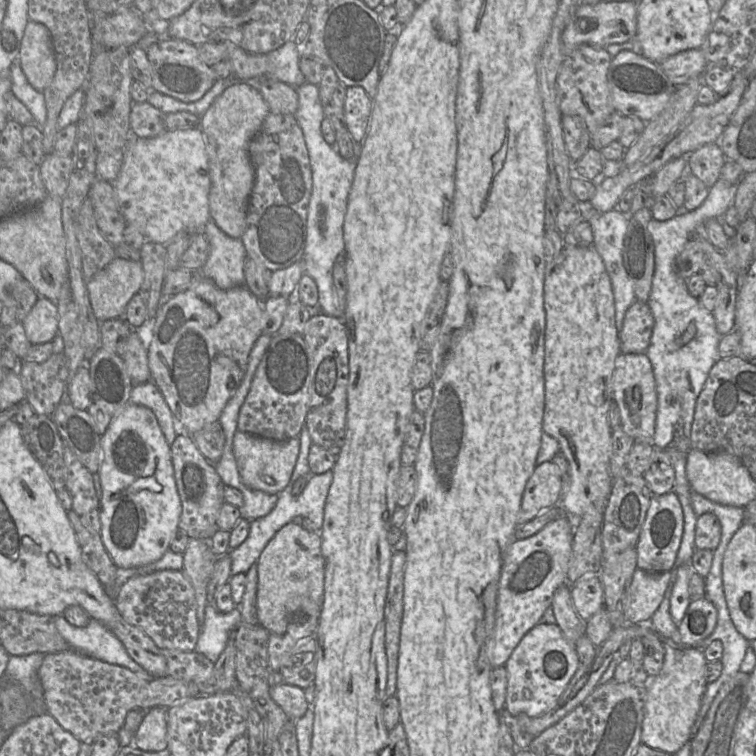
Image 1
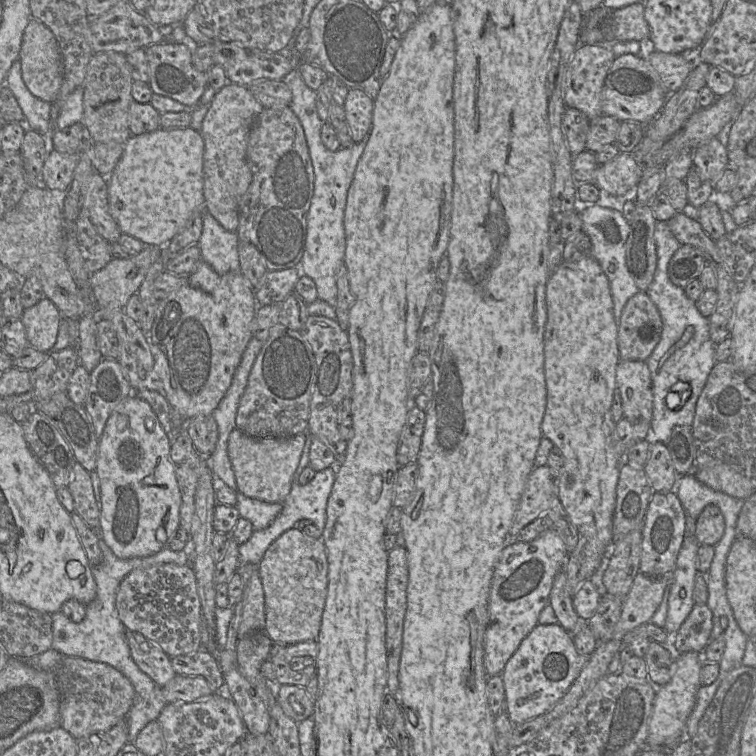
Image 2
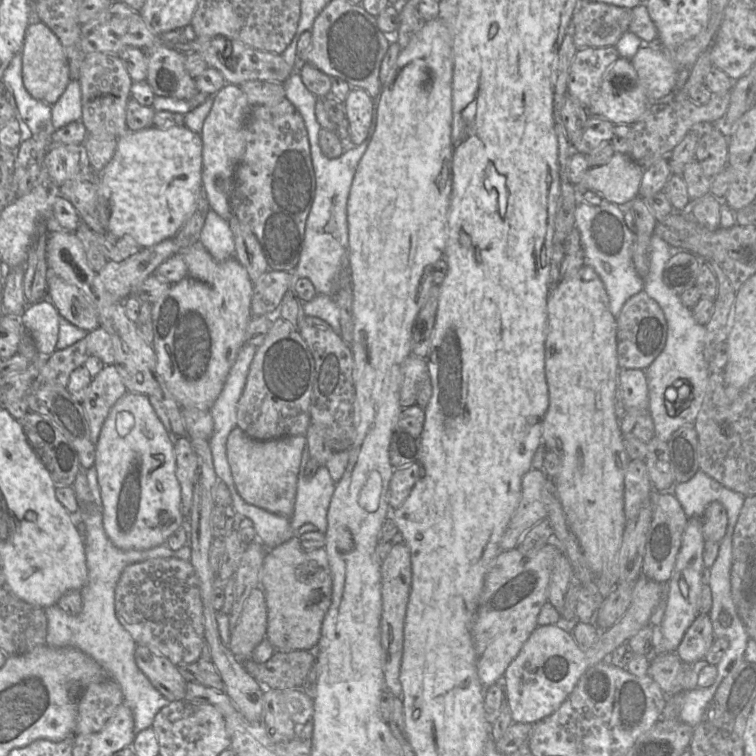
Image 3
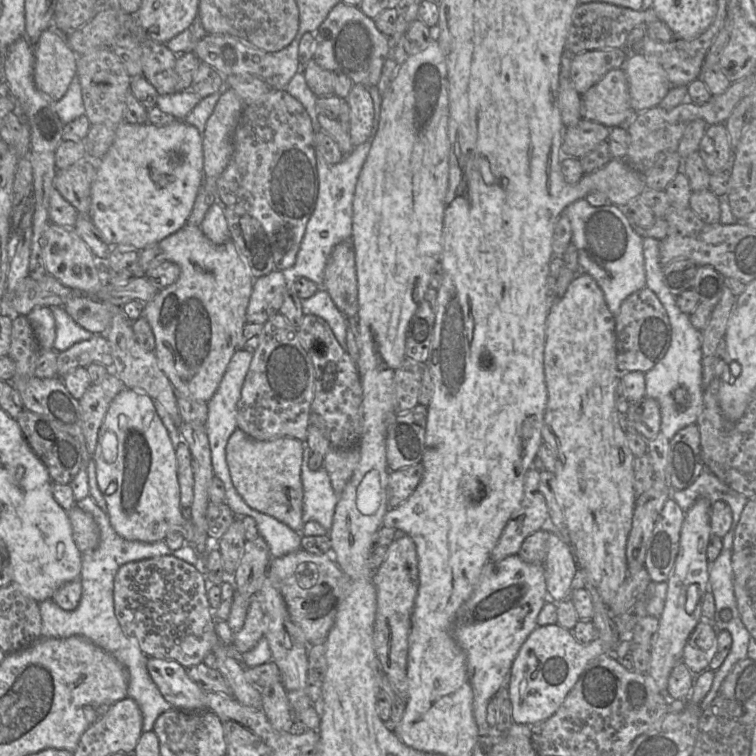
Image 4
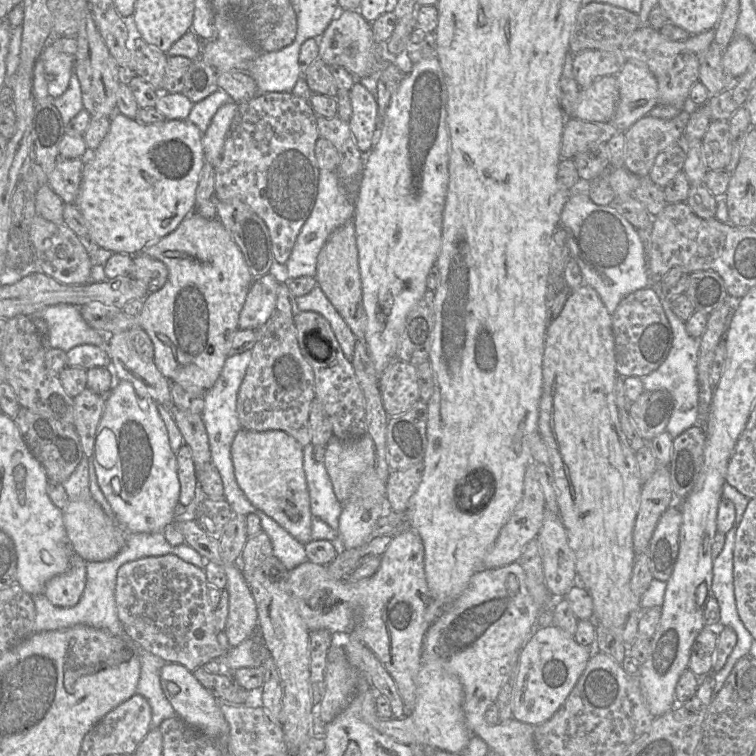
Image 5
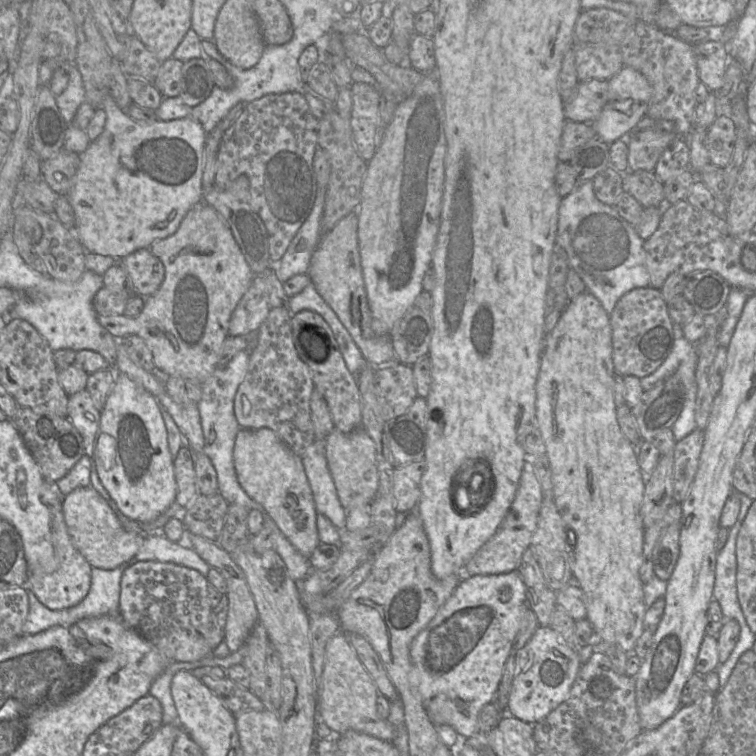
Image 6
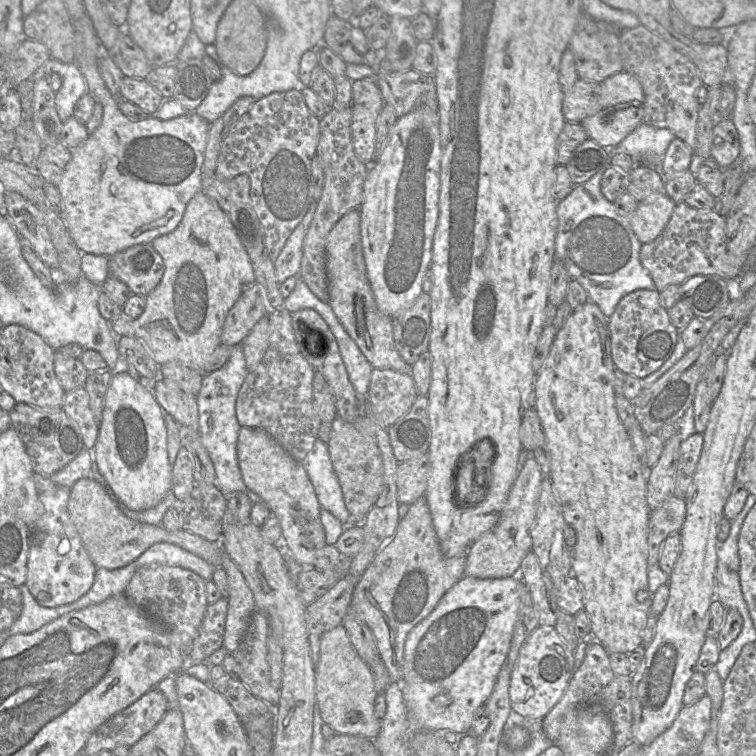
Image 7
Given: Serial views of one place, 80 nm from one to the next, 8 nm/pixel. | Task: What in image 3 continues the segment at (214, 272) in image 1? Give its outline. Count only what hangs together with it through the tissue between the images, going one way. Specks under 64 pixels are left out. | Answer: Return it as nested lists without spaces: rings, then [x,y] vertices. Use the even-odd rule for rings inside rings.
[[[211,209],[205,218],[199,240],[217,261],[235,257],[234,236],[229,223]]]

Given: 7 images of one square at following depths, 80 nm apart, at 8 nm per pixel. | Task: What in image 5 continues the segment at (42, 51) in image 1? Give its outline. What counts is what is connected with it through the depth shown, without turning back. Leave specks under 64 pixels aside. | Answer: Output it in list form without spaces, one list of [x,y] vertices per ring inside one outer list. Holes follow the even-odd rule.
[[[50,42],[40,55],[44,64],[45,79],[51,98],[61,96],[68,88],[74,70],[75,57],[58,51]]]

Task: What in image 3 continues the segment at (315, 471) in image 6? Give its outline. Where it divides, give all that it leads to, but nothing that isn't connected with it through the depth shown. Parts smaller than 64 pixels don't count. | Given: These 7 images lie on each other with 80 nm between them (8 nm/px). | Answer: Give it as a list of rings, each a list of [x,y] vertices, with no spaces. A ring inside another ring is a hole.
[[[307,460],[298,474],[295,506],[289,519],[290,525],[294,531],[298,531],[304,524],[311,523],[325,534],[328,527],[328,509],[336,483],[325,466],[320,466],[312,478],[306,477],[304,474],[306,464]]]

